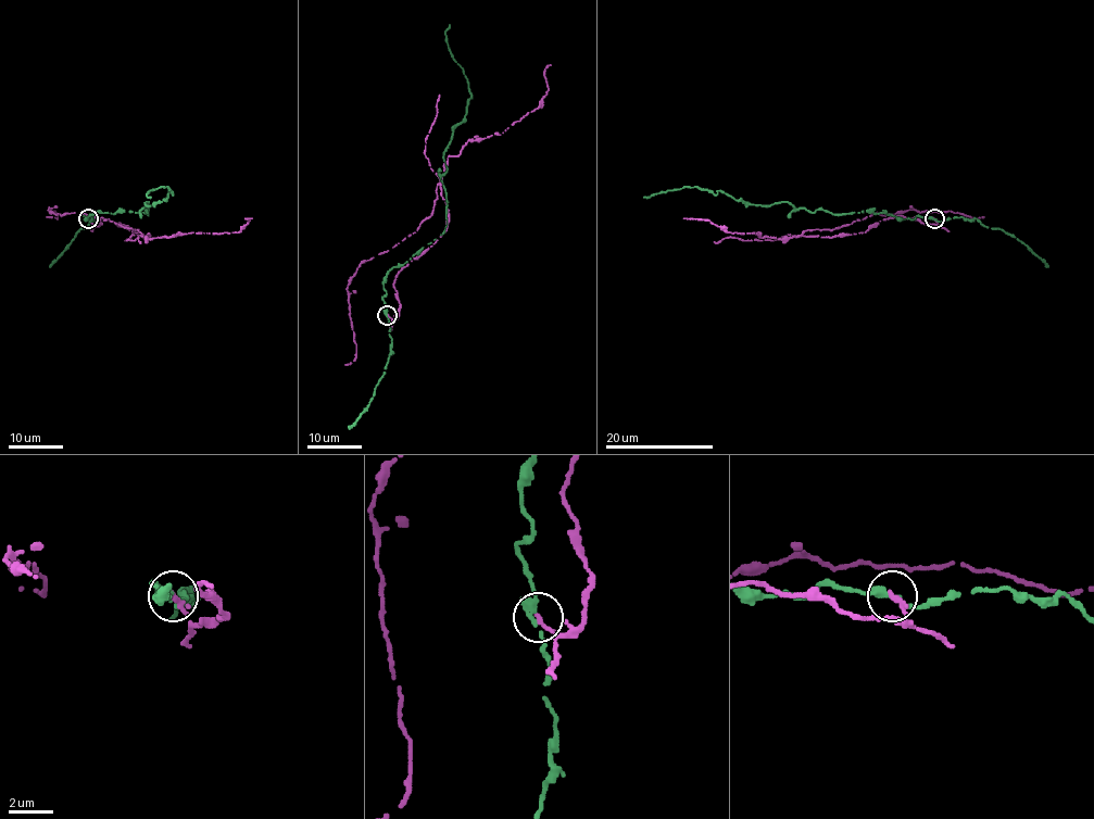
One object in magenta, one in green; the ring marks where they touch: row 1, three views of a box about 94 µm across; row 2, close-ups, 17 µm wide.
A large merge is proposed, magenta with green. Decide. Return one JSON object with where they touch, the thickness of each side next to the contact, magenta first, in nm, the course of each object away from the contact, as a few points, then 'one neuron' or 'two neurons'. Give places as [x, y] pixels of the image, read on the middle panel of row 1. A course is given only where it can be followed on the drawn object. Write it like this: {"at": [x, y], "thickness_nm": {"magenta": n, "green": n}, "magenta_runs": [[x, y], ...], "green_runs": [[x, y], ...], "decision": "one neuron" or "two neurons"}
{"at": [387, 315], "thickness_nm": {"magenta": 240, "green": 260}, "magenta_runs": [[387, 315], [399, 312], [395, 277], [448, 226], [440, 183], [415, 232], [351, 278], [356, 358], [346, 365]], "green_runs": [[387, 315], [382, 278], [447, 226], [443, 152], [472, 98], [450, 52], [449, 25]], "decision": "two neurons"}

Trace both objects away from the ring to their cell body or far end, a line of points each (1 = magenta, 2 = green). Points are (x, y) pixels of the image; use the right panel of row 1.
1: (934, 219), (939, 226), (896, 215), (866, 232), (802, 234), (880, 212), (984, 216)
2: (934, 219), (812, 212), (787, 202), (746, 204), (719, 191), (714, 194), (690, 187), (644, 197)

